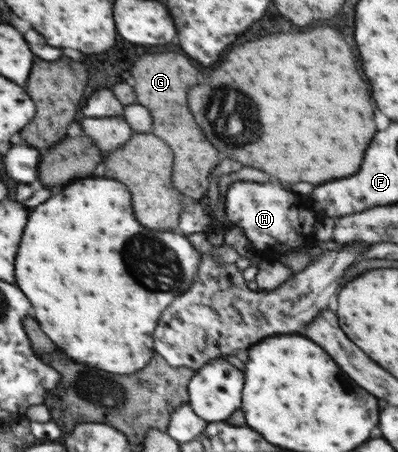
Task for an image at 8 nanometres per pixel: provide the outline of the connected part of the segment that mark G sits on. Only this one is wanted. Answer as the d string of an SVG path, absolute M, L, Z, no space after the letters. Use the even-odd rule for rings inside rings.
M169 52L169 54L147 54L143 56L135 68L135 90L139 102L147 108L151 106L151 114L155 118L153 133L174 150L174 186L179 193L194 199L201 199L210 193L210 176L221 162L221 152L207 140L199 124L195 122L189 108L189 88L199 84L199 70L191 58Z

